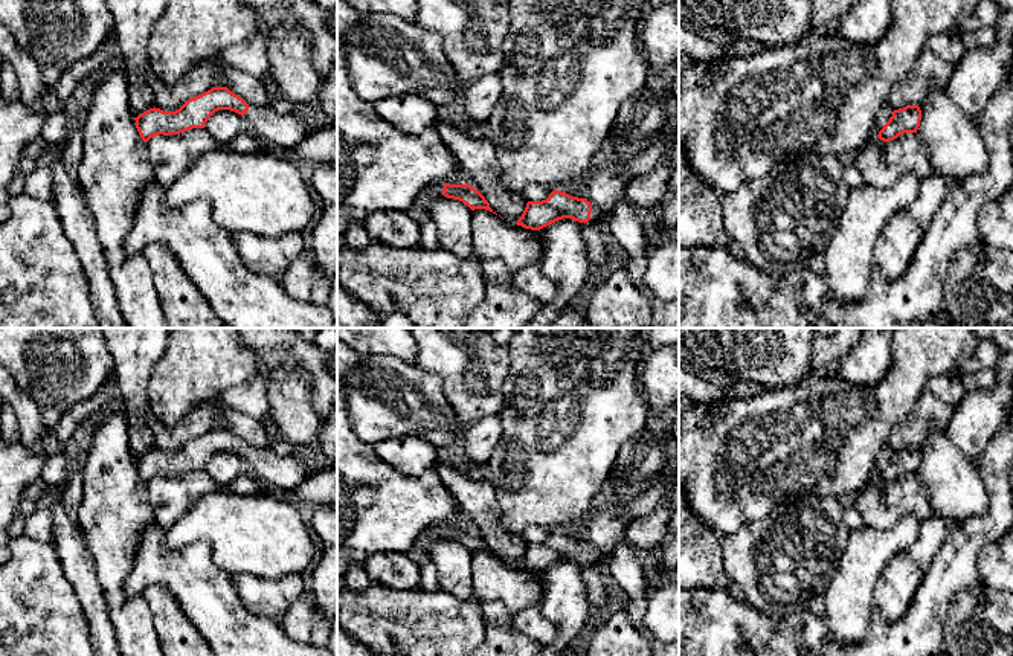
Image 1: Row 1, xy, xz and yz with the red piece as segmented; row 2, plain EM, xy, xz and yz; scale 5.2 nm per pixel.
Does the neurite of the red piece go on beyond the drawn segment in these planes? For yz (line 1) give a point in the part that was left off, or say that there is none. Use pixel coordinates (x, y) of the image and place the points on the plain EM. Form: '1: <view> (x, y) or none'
1: none

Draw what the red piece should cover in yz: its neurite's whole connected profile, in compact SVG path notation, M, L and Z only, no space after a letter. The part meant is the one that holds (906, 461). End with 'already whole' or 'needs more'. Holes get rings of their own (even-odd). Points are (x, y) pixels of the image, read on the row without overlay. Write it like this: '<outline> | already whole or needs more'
M906 447L894 452L889 462L879 473L877 479L883 484L897 481L903 474L917 474L921 462L921 452L918 447Z | already whole

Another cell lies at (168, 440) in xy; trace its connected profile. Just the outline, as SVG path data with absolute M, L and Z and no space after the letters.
M200 404L192 412L185 415L174 427L166 427L156 416L146 418L153 435L156 450L163 453L178 452L188 441L195 439L212 430L212 404Z

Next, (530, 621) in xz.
M526 607L514 613L513 629L542 645L549 645L557 639L557 625L548 621L539 607Z

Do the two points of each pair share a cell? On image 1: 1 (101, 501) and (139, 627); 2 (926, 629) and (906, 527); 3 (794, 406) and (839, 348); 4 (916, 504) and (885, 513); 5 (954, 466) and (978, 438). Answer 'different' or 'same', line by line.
1: same
2: different
3: different
4: same
5: different

